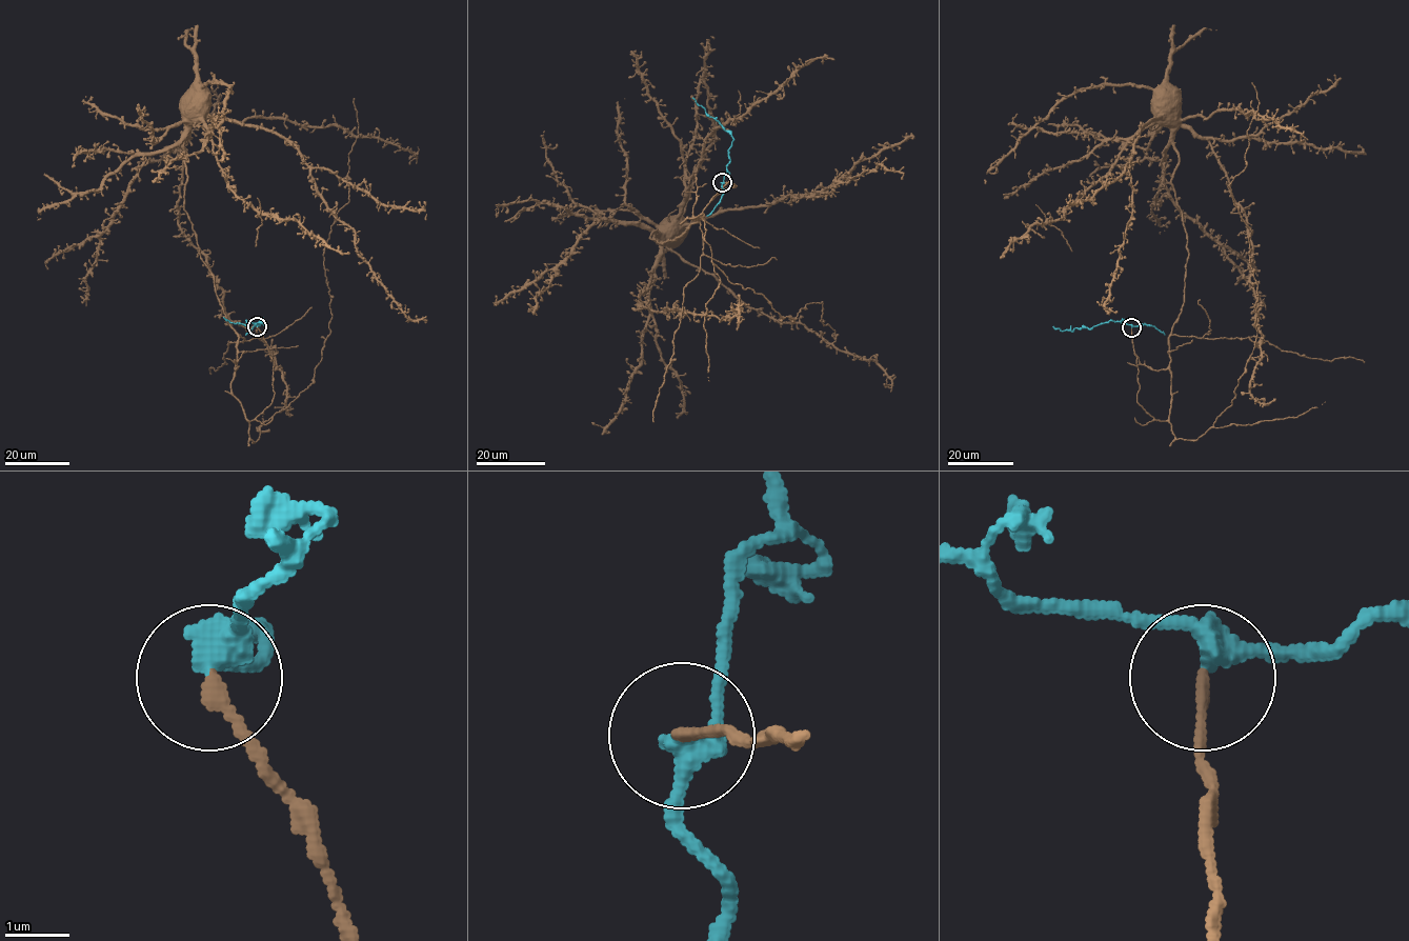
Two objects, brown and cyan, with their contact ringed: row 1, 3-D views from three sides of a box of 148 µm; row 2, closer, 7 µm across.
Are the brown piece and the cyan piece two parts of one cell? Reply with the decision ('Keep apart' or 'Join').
Keep apart

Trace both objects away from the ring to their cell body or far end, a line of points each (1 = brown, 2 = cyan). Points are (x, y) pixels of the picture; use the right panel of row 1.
1: (1131, 327), (1136, 402), (1166, 421), (1169, 335), (1188, 257), (1171, 182), (1179, 154), (1156, 106)
2: (1131, 327), (1130, 324), (1110, 320), (1072, 332), (1052, 326)

